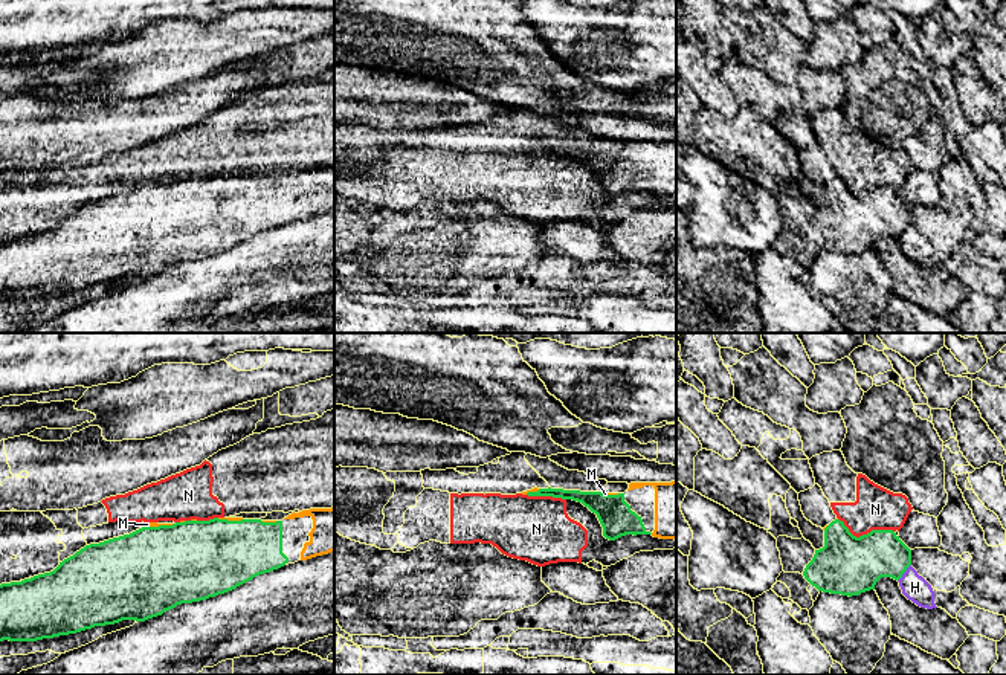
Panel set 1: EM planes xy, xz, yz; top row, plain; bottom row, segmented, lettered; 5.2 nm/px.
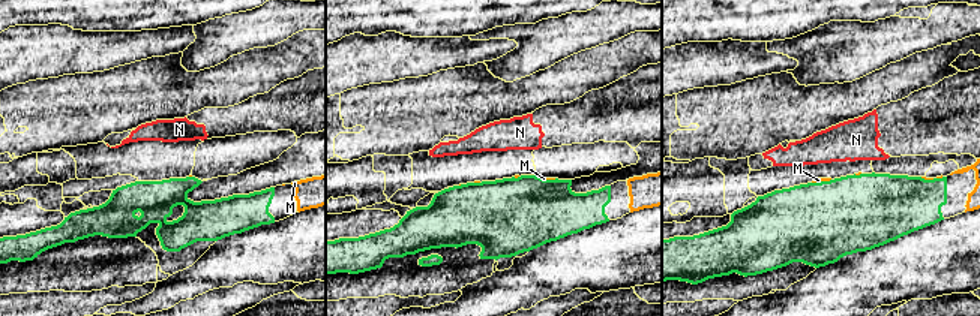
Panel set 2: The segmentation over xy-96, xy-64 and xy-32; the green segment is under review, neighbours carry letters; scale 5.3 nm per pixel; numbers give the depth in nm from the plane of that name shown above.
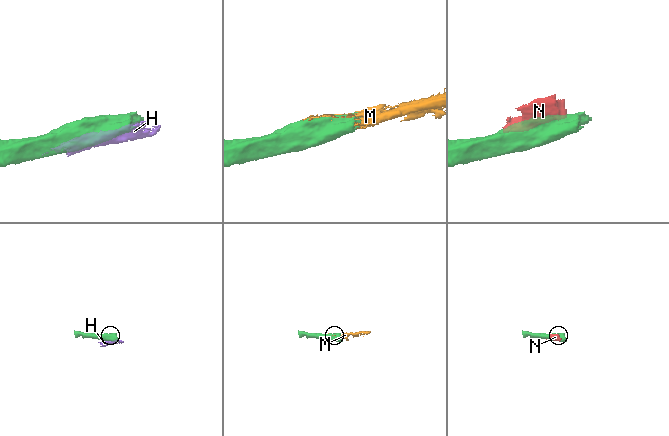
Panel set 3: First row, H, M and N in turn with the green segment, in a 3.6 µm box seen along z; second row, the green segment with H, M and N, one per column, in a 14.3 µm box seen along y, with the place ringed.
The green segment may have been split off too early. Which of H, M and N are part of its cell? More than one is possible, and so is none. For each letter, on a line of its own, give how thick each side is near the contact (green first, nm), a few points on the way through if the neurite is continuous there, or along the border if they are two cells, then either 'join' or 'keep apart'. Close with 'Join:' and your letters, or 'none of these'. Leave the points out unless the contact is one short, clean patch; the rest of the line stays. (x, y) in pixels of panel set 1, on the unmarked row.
H: 280 nm thick on the green side, 140 nm on the other; keep apart
M: 460 nm thick on the green side, 30 nm on the other; join
N: 320 nm thick on the green side, 220 nm on the other; keep apart
Join: M

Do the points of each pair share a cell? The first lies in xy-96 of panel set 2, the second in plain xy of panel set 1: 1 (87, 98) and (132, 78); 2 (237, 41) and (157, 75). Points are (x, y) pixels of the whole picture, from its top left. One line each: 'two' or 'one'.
1: two
2: one

